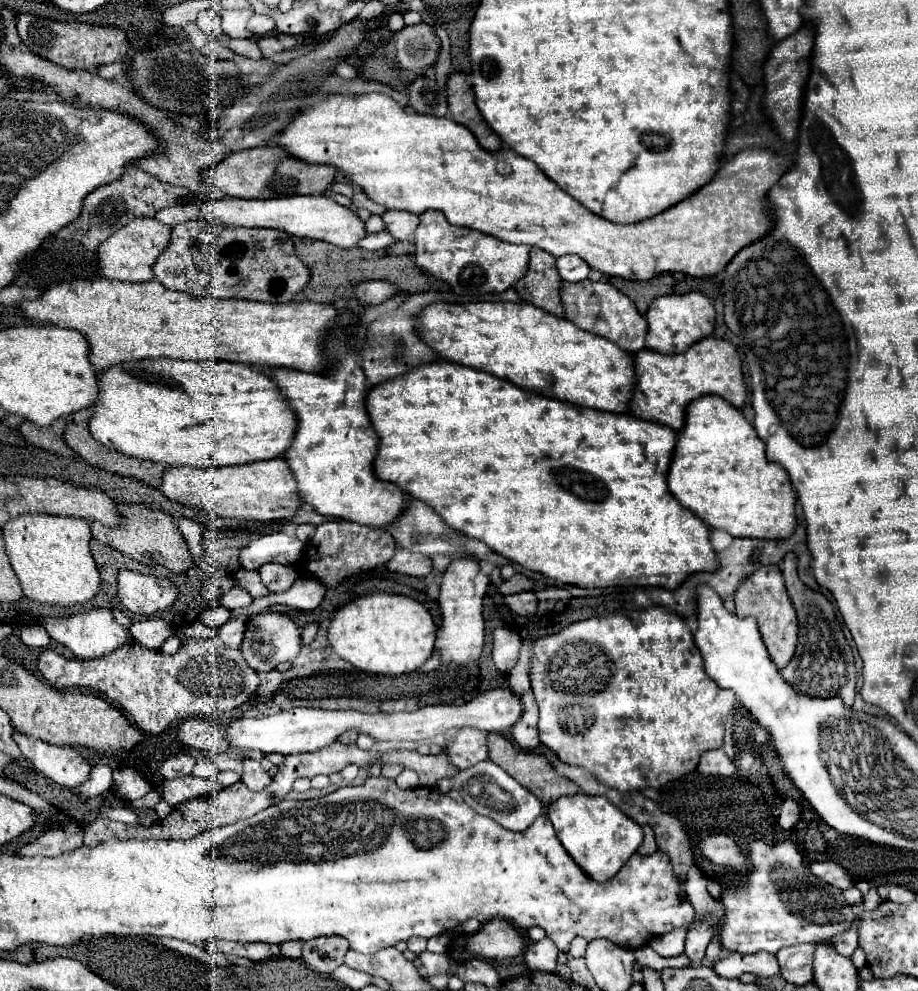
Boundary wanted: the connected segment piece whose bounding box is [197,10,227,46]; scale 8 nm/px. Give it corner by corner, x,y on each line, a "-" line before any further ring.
207,10
207,12
201,12
199,18
197,18
197,26
213,40
217,40
221,46
227,46
227,40
225,40
225,32
221,30
221,18
215,10

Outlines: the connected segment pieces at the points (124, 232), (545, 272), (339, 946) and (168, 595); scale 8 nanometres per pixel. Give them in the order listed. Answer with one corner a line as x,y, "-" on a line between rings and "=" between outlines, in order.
137,218
137,222
129,222
123,226
113,238
107,238
99,248
99,268
101,274
109,280
127,280
127,282
147,282
153,280
153,264
159,254
169,246
171,228
161,226
153,218
=
535,250
529,272
523,280
517,282
517,292
523,302
533,304
553,316
563,316
563,304
561,304
561,278
555,268
555,258
547,252
=
319,936
303,942
301,960
311,966
315,972
329,974
343,964
343,958
349,950
349,942
341,936
=
121,570
117,598
129,612
151,616
175,602
177,588
167,578

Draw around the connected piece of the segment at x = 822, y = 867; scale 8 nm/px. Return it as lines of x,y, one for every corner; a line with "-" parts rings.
817,862
811,866
811,872
835,888
849,888
855,884
855,880
835,862

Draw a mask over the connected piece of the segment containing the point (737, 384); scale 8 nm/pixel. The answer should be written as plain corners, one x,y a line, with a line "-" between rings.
709,336
687,352
675,356
651,352
645,348
635,354
635,372
639,392
635,392
631,400
631,414
649,422
665,424
673,430
683,428
685,410
693,398
717,394
737,408
743,408
747,402
747,384
743,380
741,356
737,348
723,338

